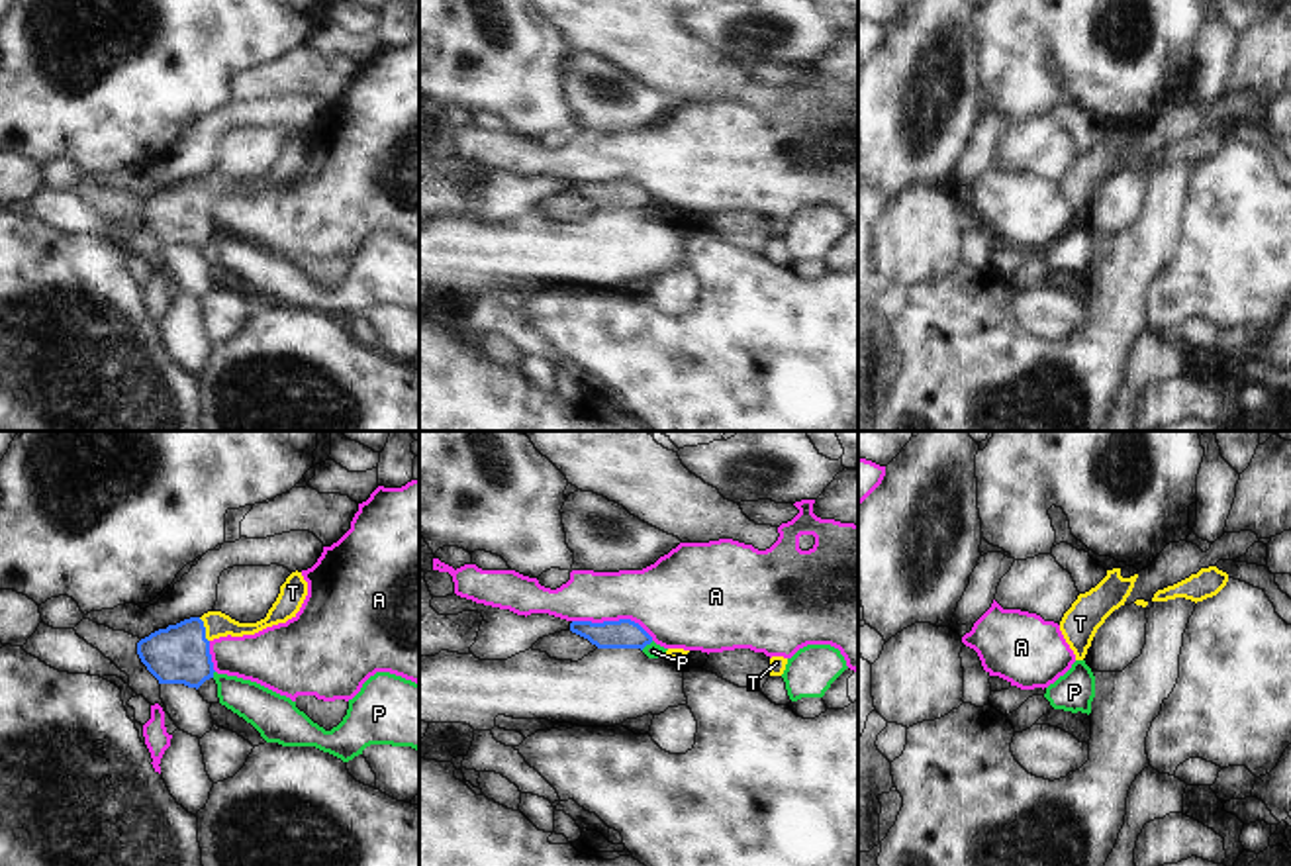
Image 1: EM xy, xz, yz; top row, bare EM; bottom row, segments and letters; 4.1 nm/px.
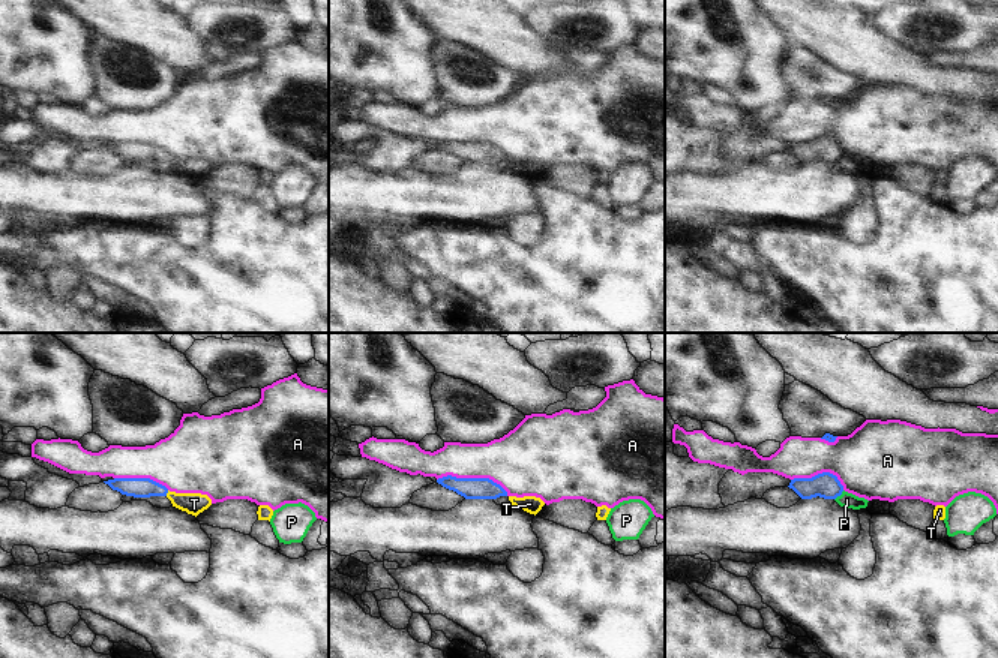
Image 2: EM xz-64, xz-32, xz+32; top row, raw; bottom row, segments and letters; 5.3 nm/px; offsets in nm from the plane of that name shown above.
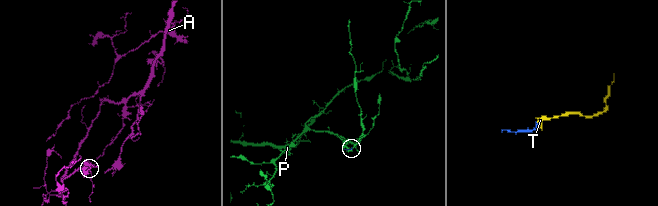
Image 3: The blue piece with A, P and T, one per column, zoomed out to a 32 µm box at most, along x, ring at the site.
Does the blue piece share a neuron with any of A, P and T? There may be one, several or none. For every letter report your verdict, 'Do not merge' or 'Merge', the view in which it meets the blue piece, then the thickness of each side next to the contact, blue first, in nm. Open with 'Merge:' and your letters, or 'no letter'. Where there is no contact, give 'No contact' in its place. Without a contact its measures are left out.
Merge: T
A: Do not merge. Touches blue in xz. Thickness 120 nm (blue) against 320 nm
P: Do not merge. Touches blue in xz. Thickness 120 nm (blue) against 60 nm
T: Merge. Touches blue in xy. Thickness 240 nm (blue) against 100 nm

